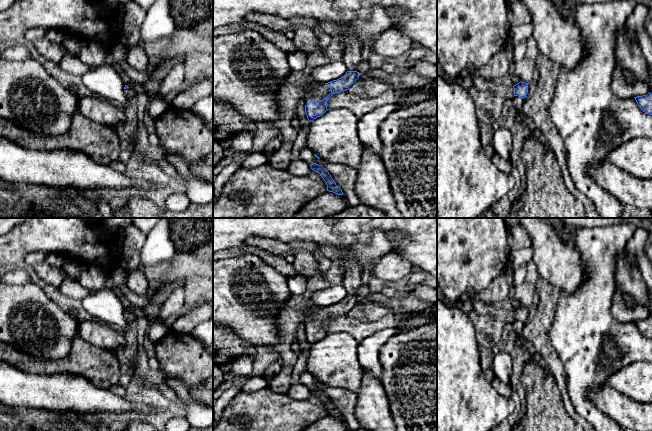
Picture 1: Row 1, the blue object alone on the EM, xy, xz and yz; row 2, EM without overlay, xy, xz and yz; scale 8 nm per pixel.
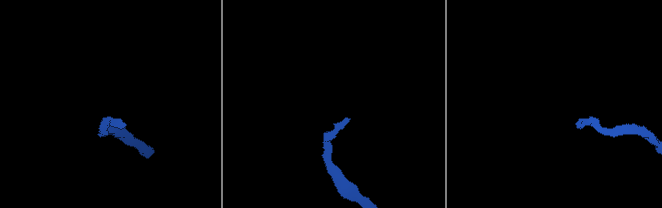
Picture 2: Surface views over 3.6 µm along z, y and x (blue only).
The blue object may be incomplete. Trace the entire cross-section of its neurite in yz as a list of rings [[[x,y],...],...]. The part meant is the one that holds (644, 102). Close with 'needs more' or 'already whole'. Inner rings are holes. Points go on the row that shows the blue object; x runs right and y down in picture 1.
[[[652,94],[634,97],[638,106],[646,114],[652,115]]] | already whole

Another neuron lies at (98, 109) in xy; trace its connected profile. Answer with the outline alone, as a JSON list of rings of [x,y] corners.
[[[95,94],[79,98],[78,112],[89,120],[113,128],[119,127],[125,121],[122,109],[116,107],[112,101]]]

